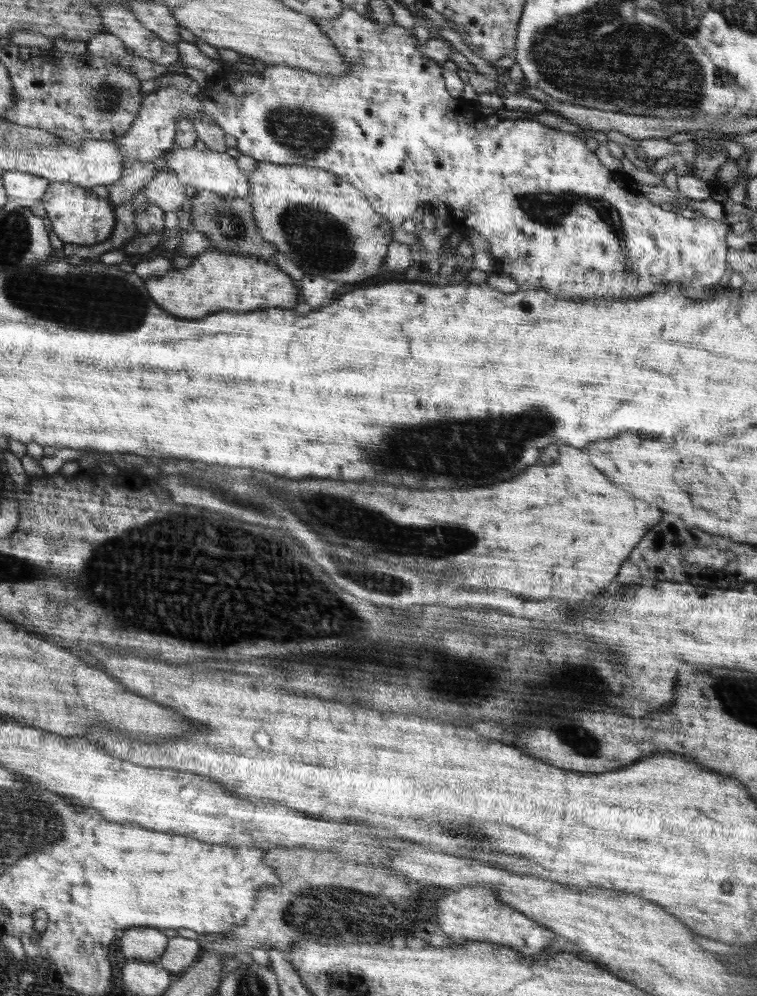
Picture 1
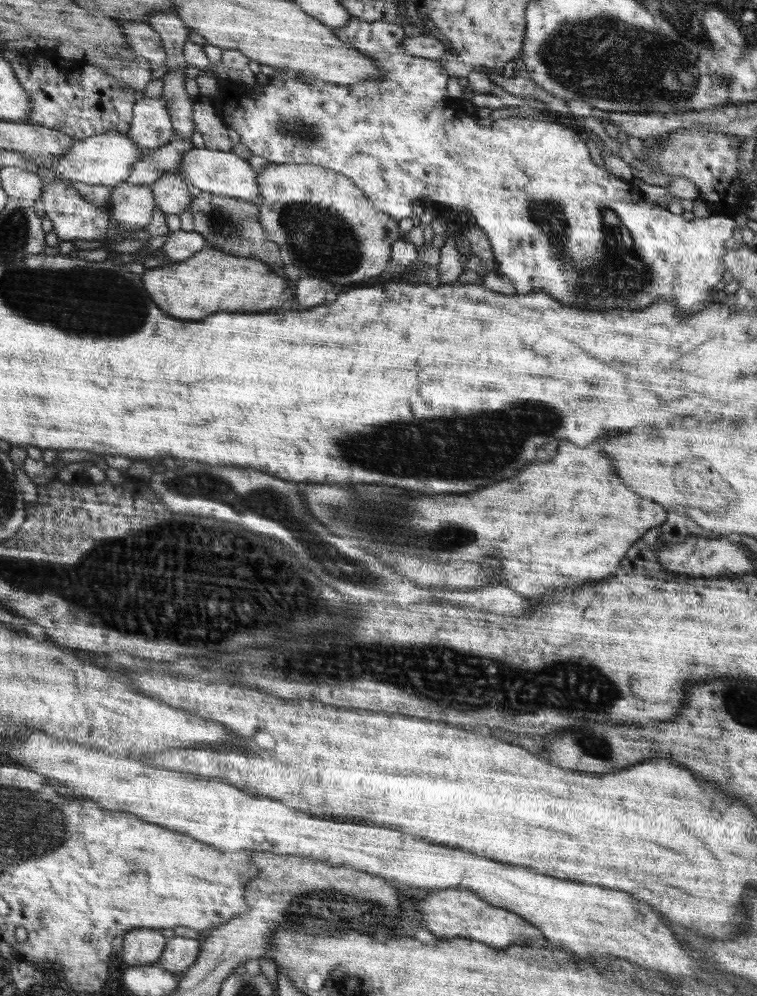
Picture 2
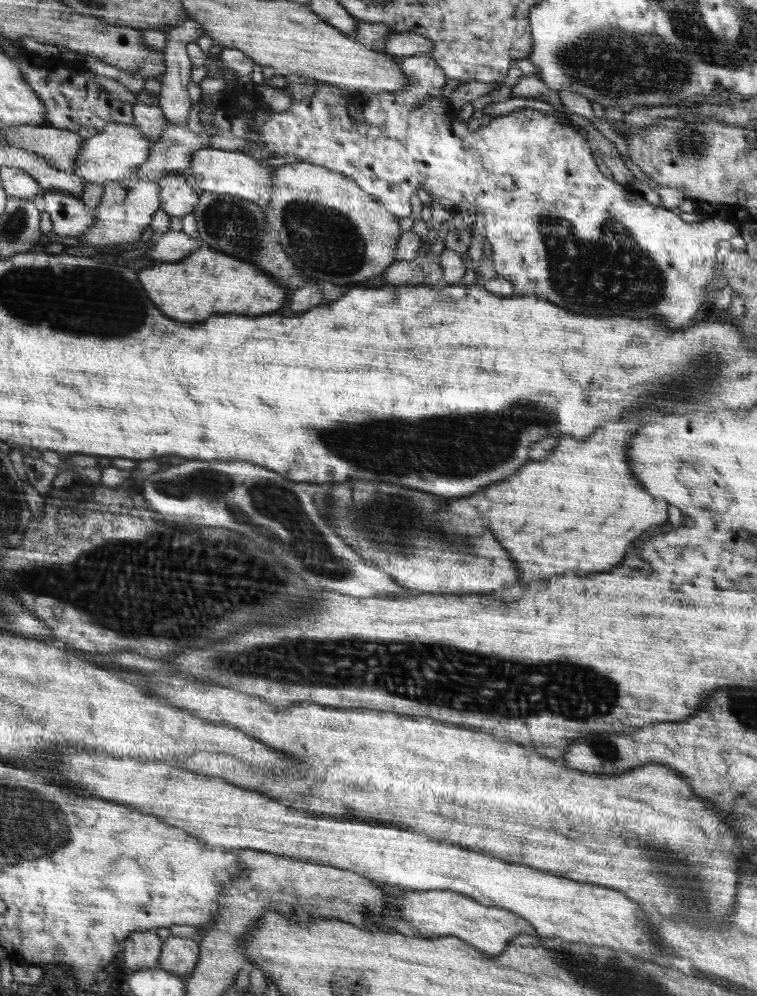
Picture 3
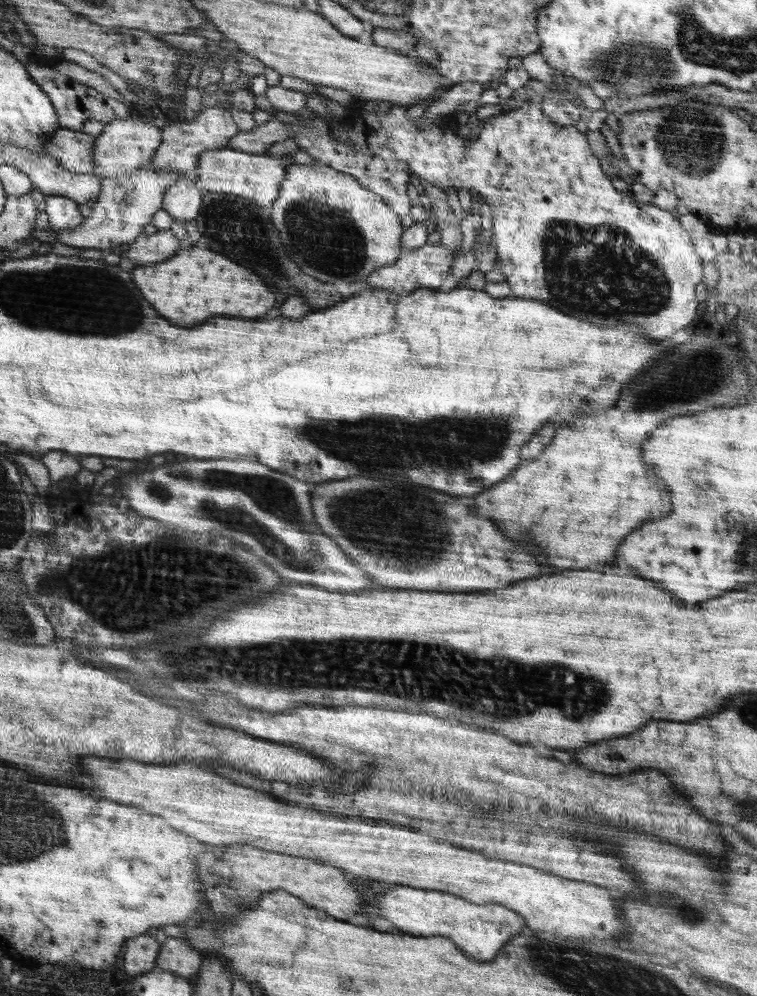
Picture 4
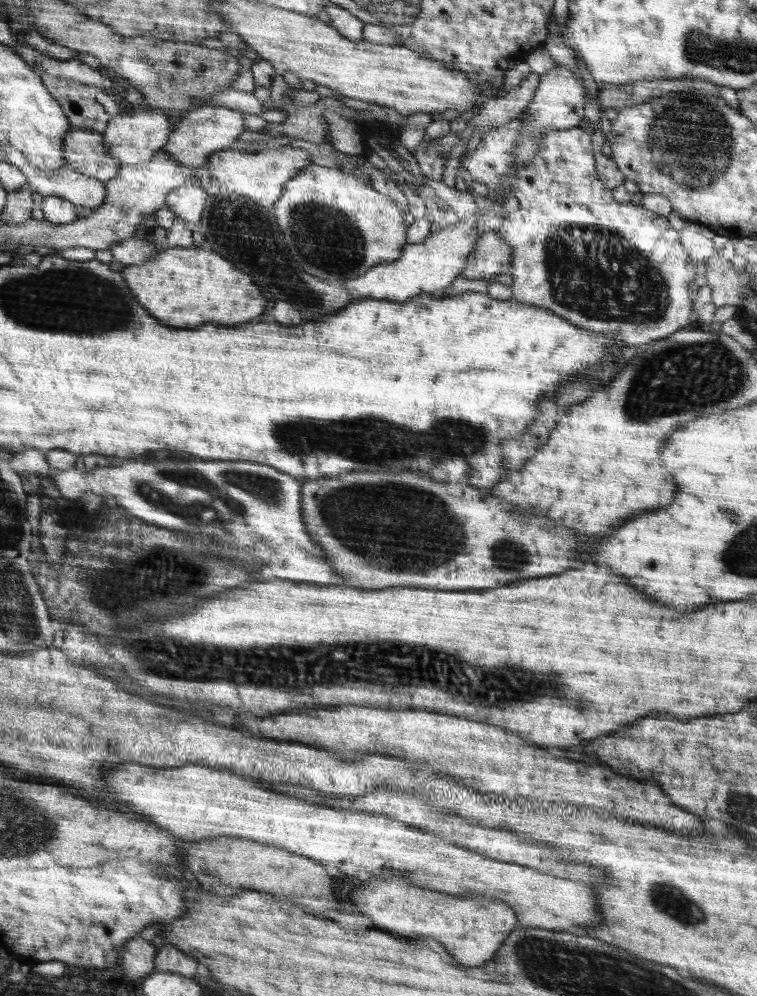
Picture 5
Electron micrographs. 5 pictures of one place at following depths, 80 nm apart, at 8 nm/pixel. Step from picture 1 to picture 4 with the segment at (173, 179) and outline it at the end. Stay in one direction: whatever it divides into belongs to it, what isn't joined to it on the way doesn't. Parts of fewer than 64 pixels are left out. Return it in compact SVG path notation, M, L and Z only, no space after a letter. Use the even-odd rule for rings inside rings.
M184 175L180 176L179 180L174 182L165 193L162 209L175 219L184 220L188 225L188 221L200 216L203 205L200 188L190 184Z

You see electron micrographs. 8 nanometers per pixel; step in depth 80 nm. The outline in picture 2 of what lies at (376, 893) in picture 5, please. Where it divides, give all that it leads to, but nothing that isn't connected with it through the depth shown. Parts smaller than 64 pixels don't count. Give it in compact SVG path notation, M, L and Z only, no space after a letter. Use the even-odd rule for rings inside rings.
M438 889L430 892L424 900L420 900L420 914L424 924L428 926L438 938L460 937L474 940L494 946L494 948L506 948L512 944L523 944L523 942L544 942L546 940L543 932L530 921L523 919L521 915L505 907L491 905L478 893L468 889Z

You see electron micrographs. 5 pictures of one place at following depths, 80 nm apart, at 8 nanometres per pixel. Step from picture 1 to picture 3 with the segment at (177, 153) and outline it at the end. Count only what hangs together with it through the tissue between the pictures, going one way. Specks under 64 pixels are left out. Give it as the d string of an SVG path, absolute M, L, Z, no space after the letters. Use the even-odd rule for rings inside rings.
M210 146L192 153L187 175L192 177L200 191L240 196L266 208L272 198L271 178L274 166L262 165L243 151L220 150Z

